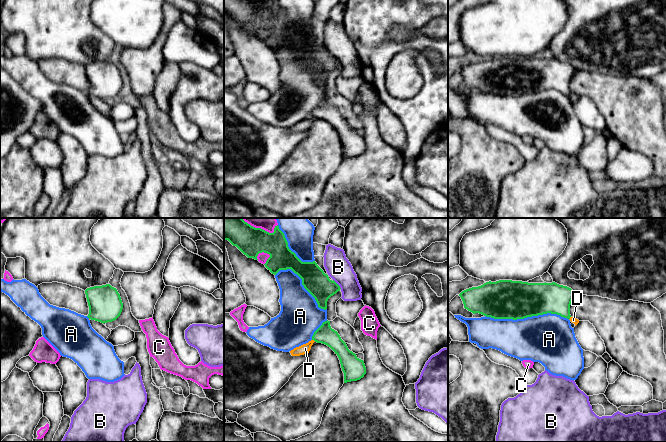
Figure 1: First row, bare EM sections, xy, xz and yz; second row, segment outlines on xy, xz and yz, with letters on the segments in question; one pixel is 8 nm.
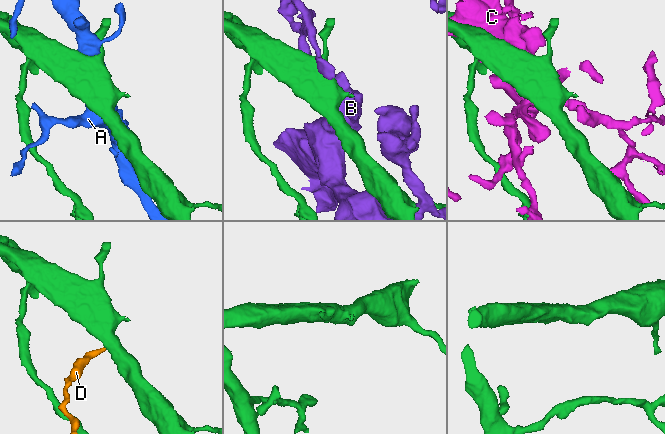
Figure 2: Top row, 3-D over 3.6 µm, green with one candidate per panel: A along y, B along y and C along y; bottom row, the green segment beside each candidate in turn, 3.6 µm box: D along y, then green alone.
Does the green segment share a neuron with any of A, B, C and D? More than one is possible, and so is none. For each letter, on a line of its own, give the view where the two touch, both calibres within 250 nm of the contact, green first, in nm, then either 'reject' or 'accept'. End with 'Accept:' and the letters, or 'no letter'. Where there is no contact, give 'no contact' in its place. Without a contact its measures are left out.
A: meets green in yz; 320 nm thick on the green side, 400 nm on the other; reject
B: meets green in xz; 200 nm thick on the green side, 200 nm on the other; reject
C: meets green in xz; 240 nm thick on the green side, 80 nm on the other; reject
D: meets green in xz; 150 nm thick on the green side, 80 nm on the other; reject
Accept: no letter

